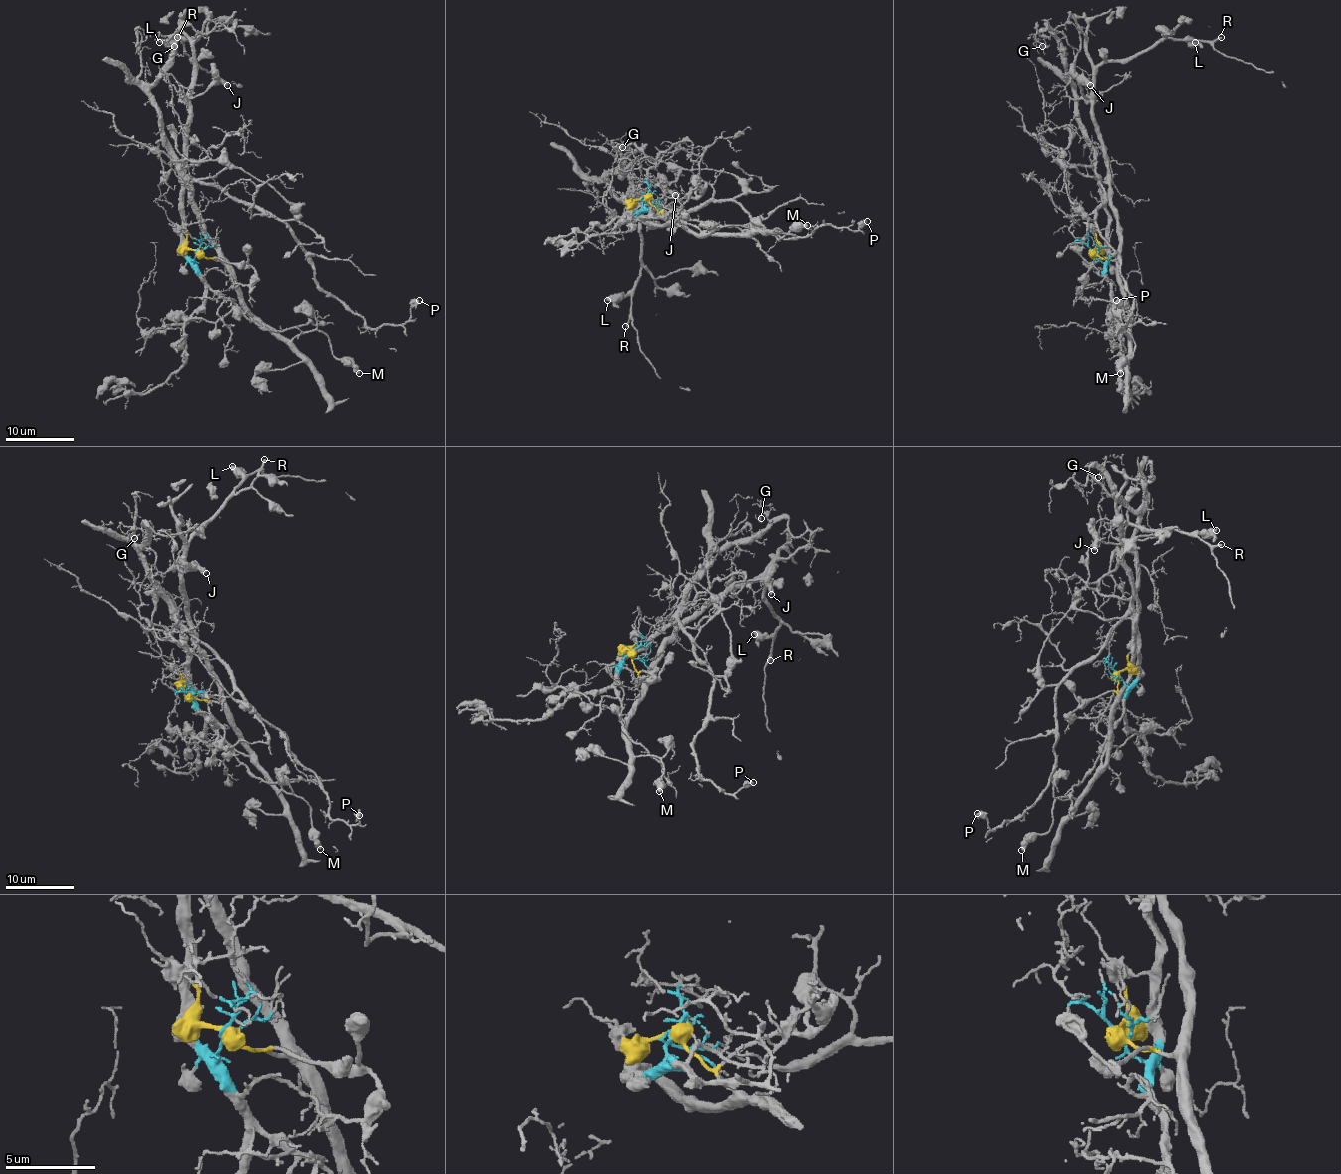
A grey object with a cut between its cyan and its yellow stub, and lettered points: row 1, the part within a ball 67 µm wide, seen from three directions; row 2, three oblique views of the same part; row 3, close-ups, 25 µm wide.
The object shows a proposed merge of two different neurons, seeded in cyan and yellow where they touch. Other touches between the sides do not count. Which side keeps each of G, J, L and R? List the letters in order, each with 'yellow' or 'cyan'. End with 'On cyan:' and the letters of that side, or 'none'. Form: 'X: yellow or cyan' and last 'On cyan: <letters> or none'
G: cyan
J: yellow
L: yellow
R: yellow
On cyan: G

